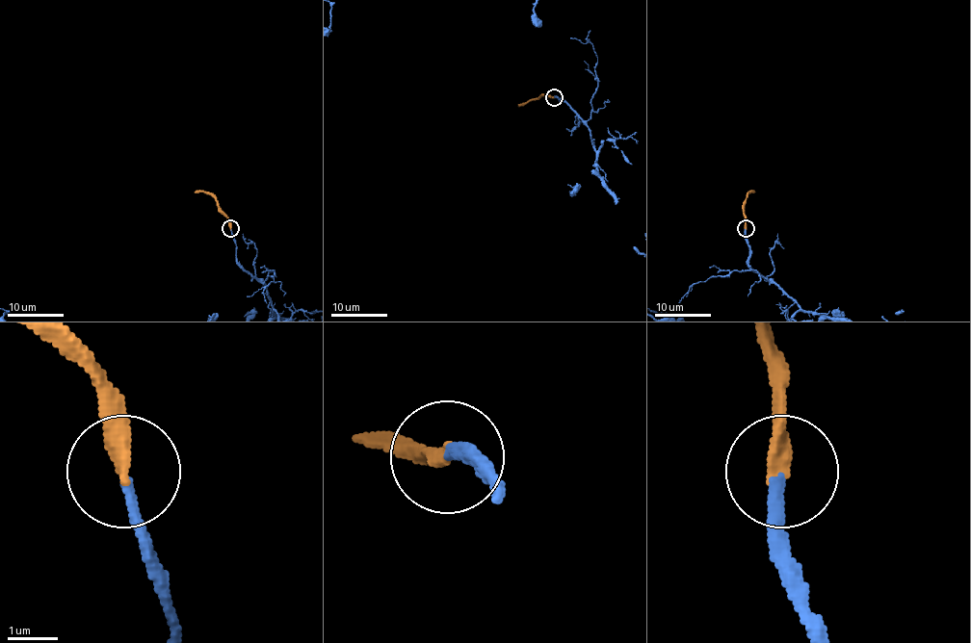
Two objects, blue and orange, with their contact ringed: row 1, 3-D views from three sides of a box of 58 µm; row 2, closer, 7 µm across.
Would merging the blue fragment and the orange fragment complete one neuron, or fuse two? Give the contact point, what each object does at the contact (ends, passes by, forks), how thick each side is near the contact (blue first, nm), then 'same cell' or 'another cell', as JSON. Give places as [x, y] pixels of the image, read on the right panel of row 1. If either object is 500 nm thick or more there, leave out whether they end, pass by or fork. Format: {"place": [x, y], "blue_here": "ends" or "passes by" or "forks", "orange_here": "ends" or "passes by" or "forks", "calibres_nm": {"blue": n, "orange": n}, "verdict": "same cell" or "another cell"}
{"place": [746, 228], "blue_here": "ends", "orange_here": "ends", "calibres_nm": {"blue": 220, "orange": 320}, "verdict": "same cell"}

